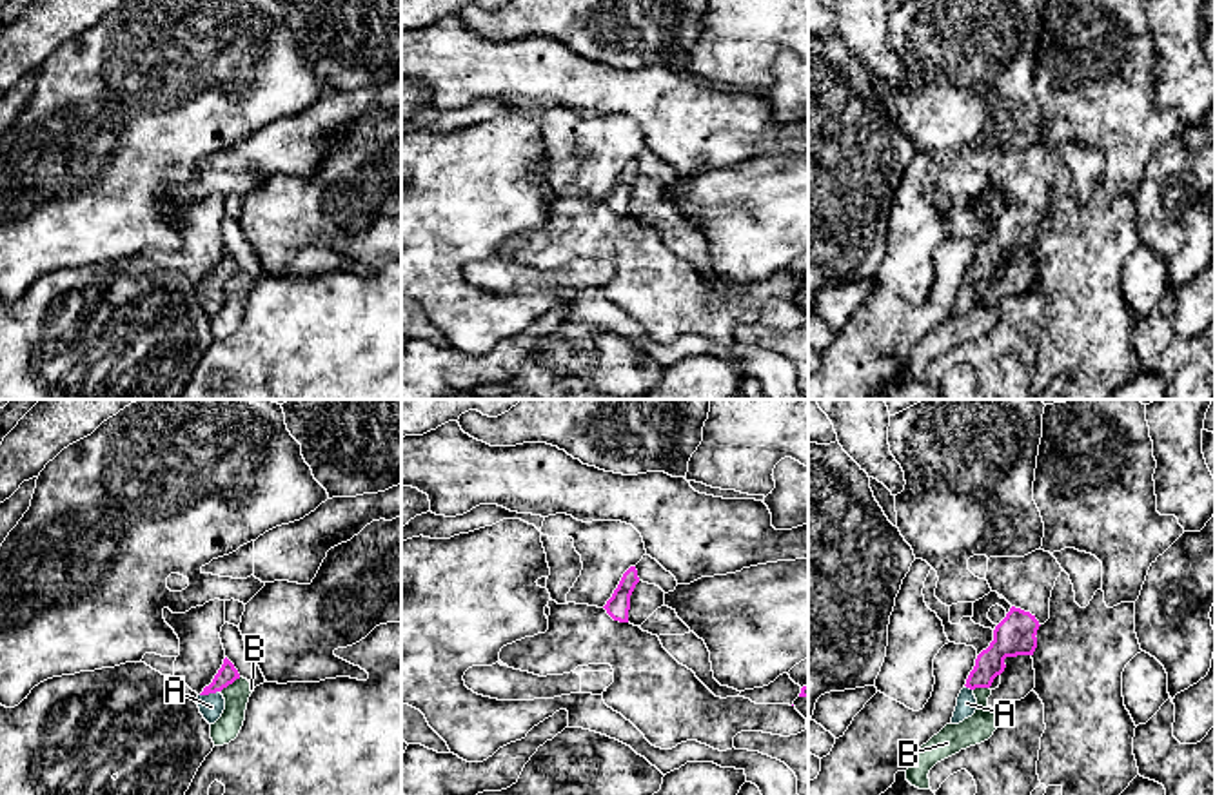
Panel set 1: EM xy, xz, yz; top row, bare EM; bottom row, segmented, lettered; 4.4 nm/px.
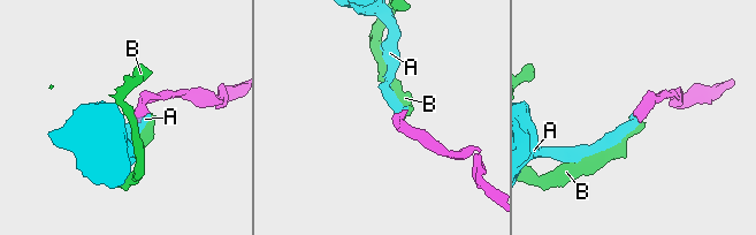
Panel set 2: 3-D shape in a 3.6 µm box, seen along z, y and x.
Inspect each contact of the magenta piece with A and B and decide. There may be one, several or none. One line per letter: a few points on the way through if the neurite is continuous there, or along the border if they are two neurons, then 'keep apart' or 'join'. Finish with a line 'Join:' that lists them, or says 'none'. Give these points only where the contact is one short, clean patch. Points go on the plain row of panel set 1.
A: way xy (227, 267), (209, 285), (211, 300); join
B: border xy (240, 271), (220, 285); keep apart
Join: A

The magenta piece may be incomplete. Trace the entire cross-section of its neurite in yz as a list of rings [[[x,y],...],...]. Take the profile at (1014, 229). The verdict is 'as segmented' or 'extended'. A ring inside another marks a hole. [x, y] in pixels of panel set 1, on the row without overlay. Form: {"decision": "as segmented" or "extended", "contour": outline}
{"decision": "extended", "contour": [[[1010,201],[1006,211],[995,220],[990,240],[977,249],[975,260],[957,290],[952,318],[959,318],[975,307],[977,292],[973,283],[990,281],[993,272],[1004,265],[1006,250],[1033,249],[1039,220],[1039,214],[1030,205]]]}

